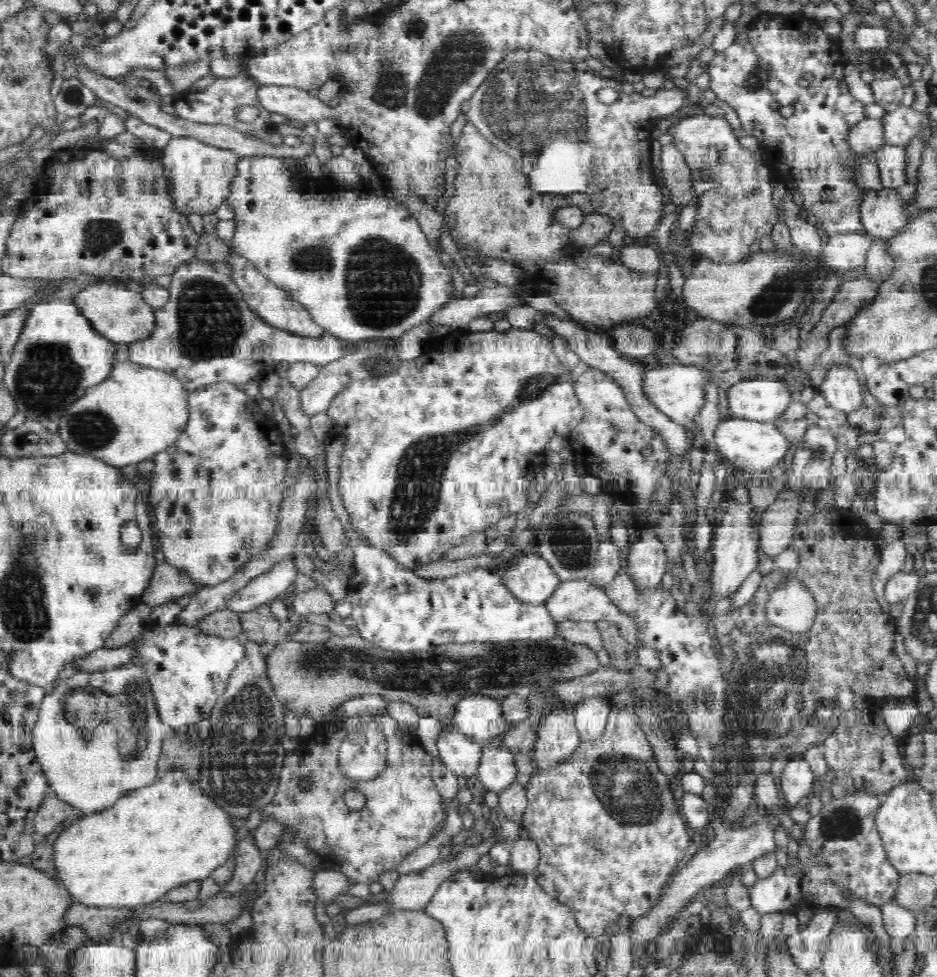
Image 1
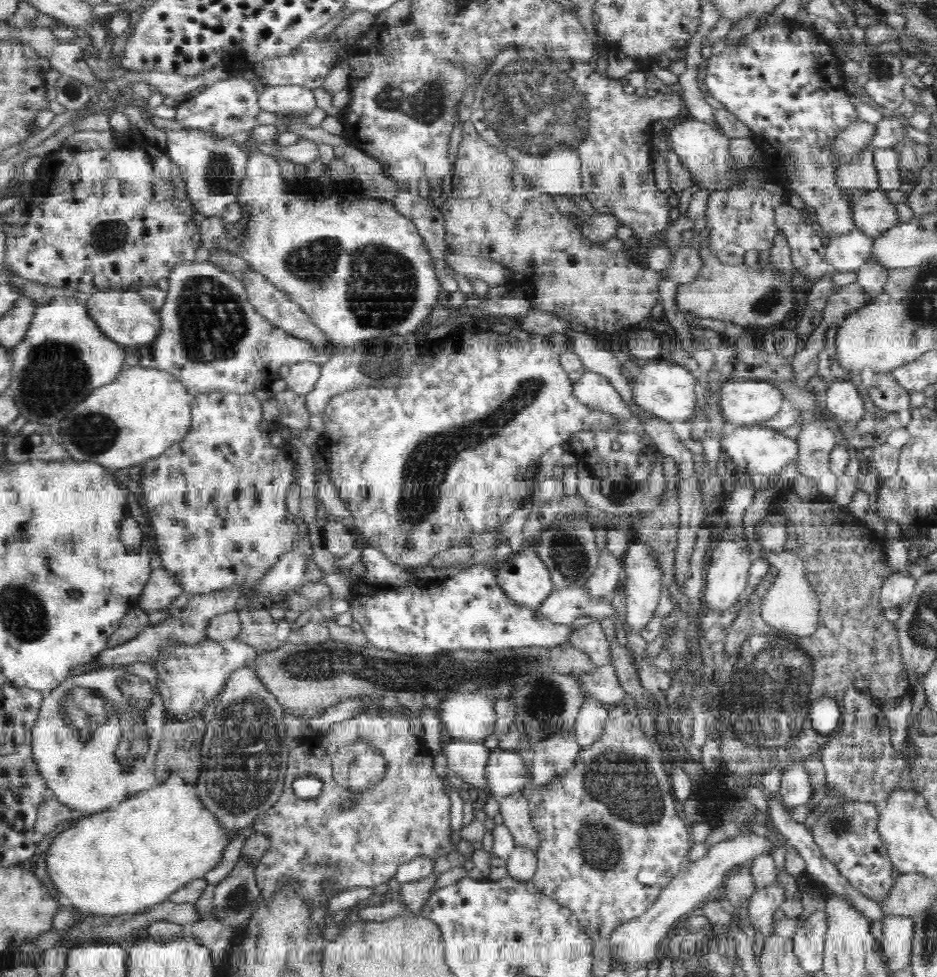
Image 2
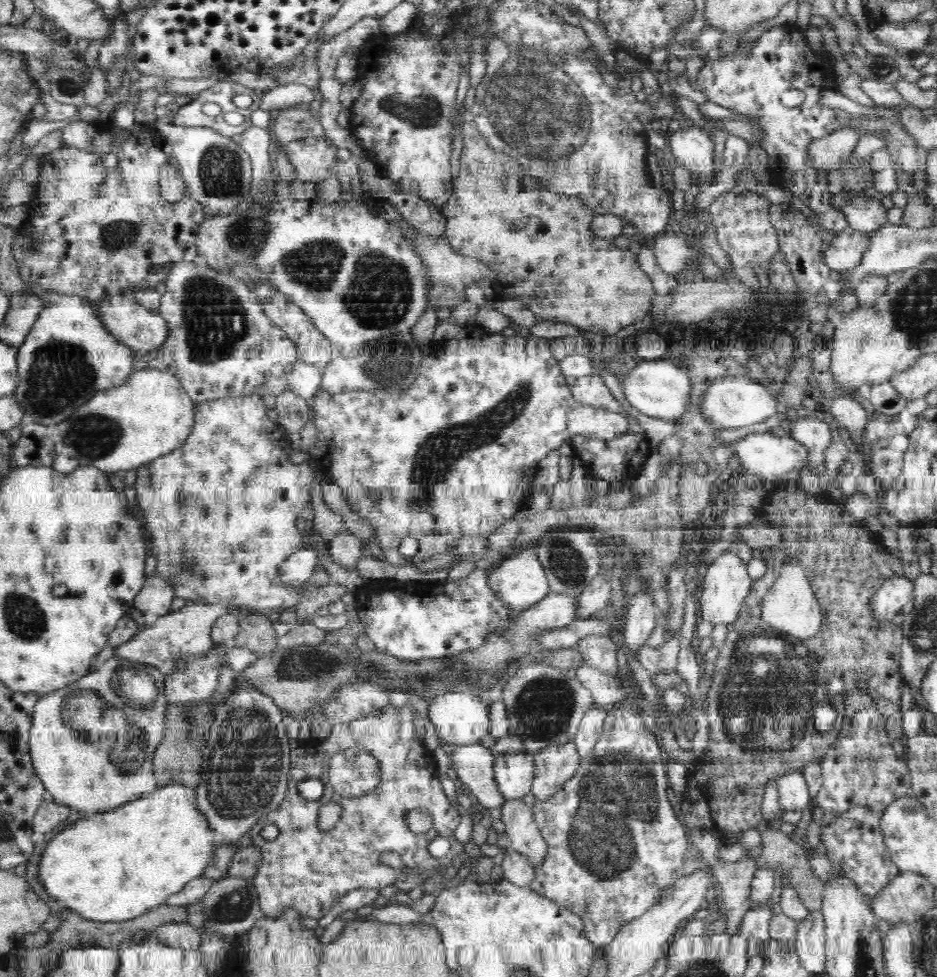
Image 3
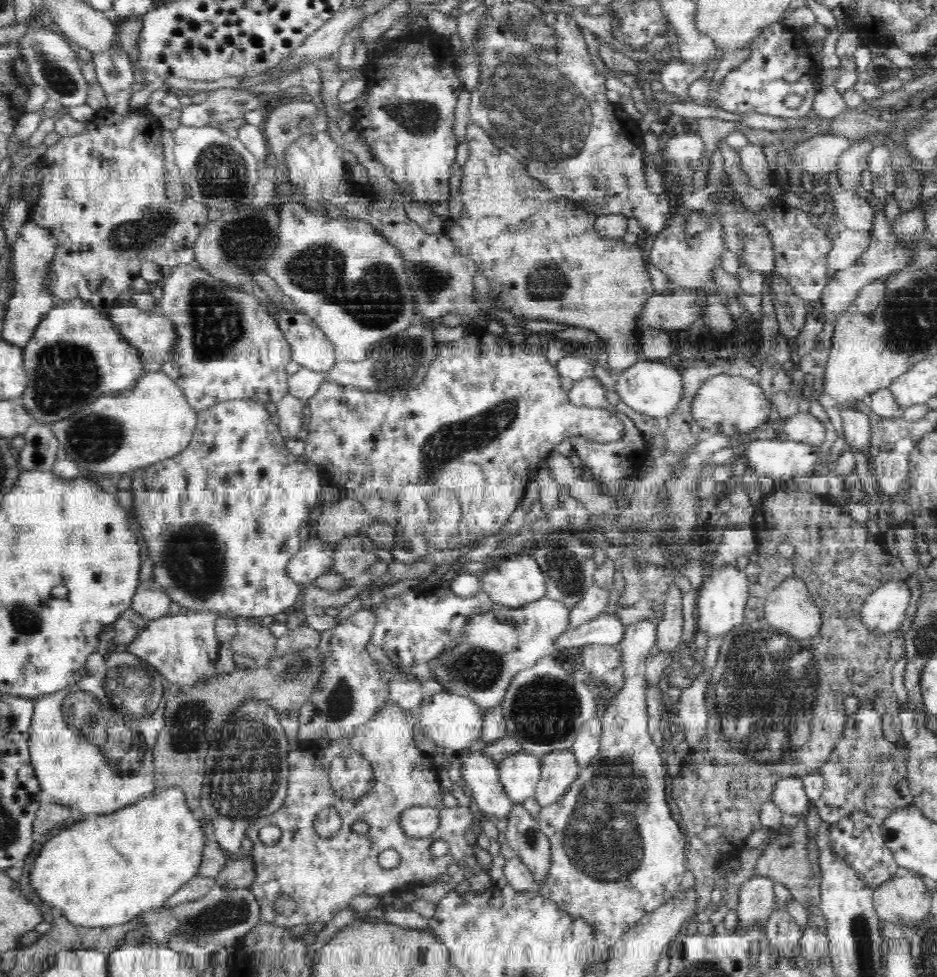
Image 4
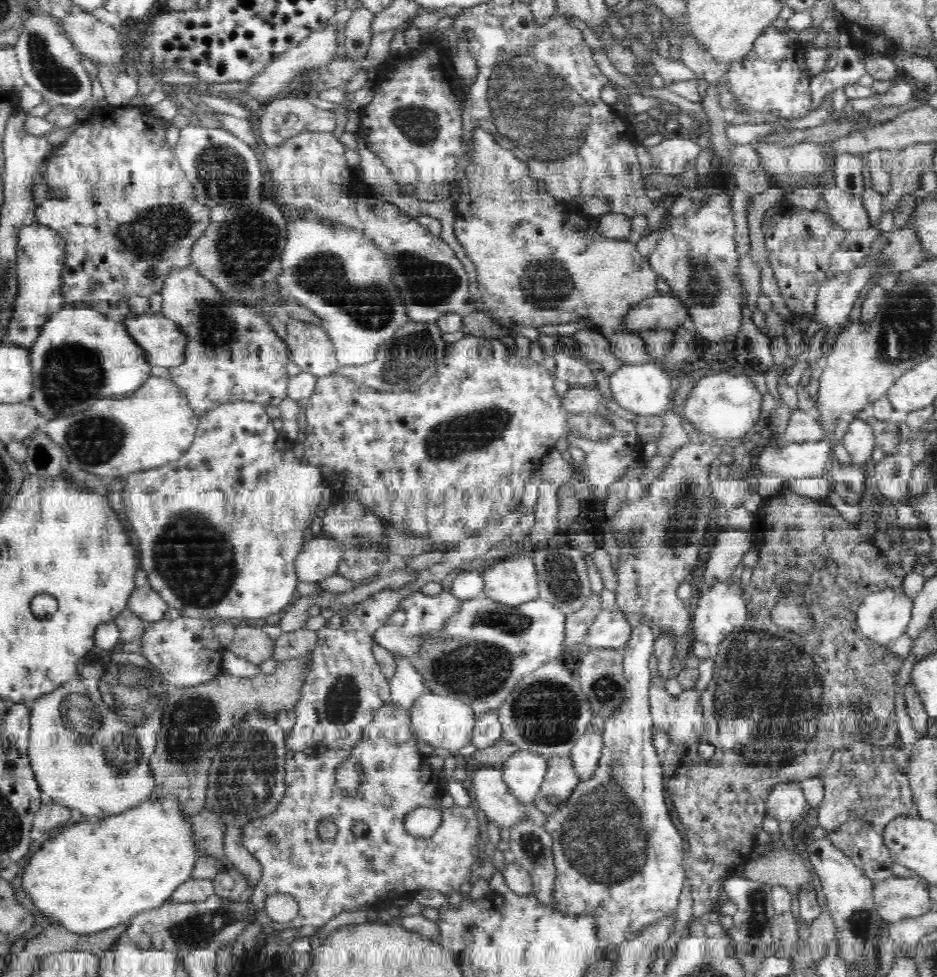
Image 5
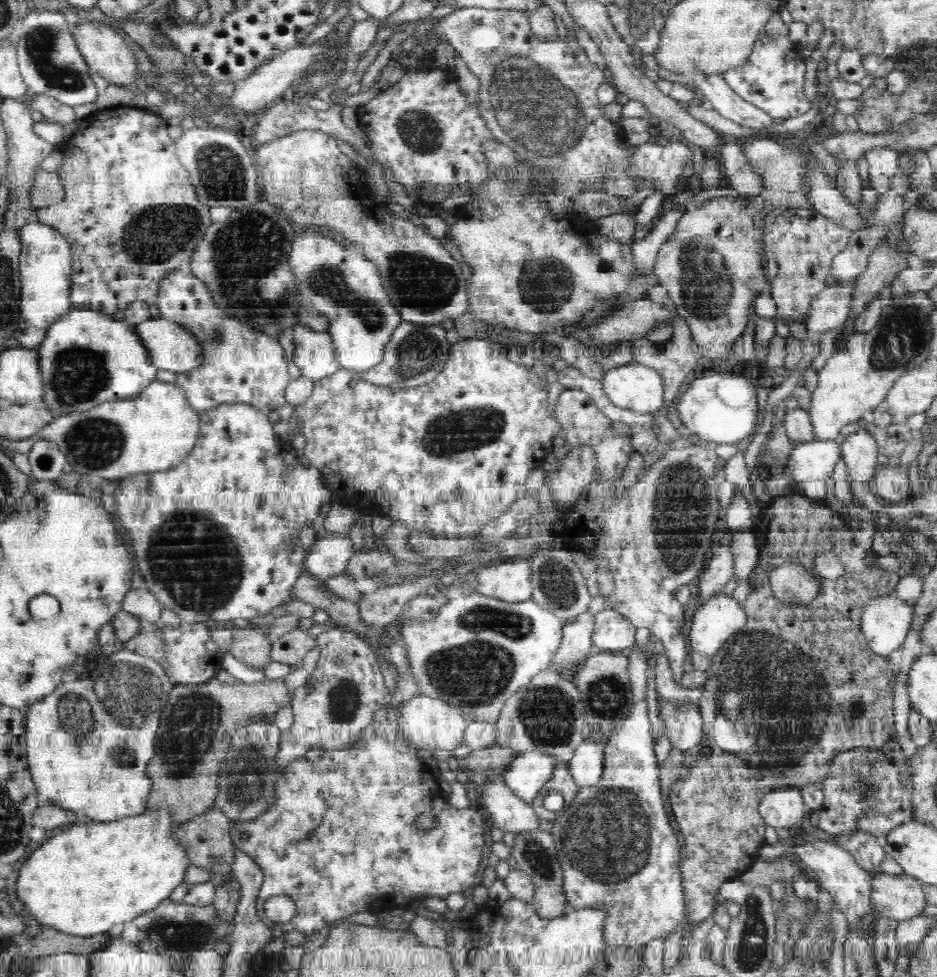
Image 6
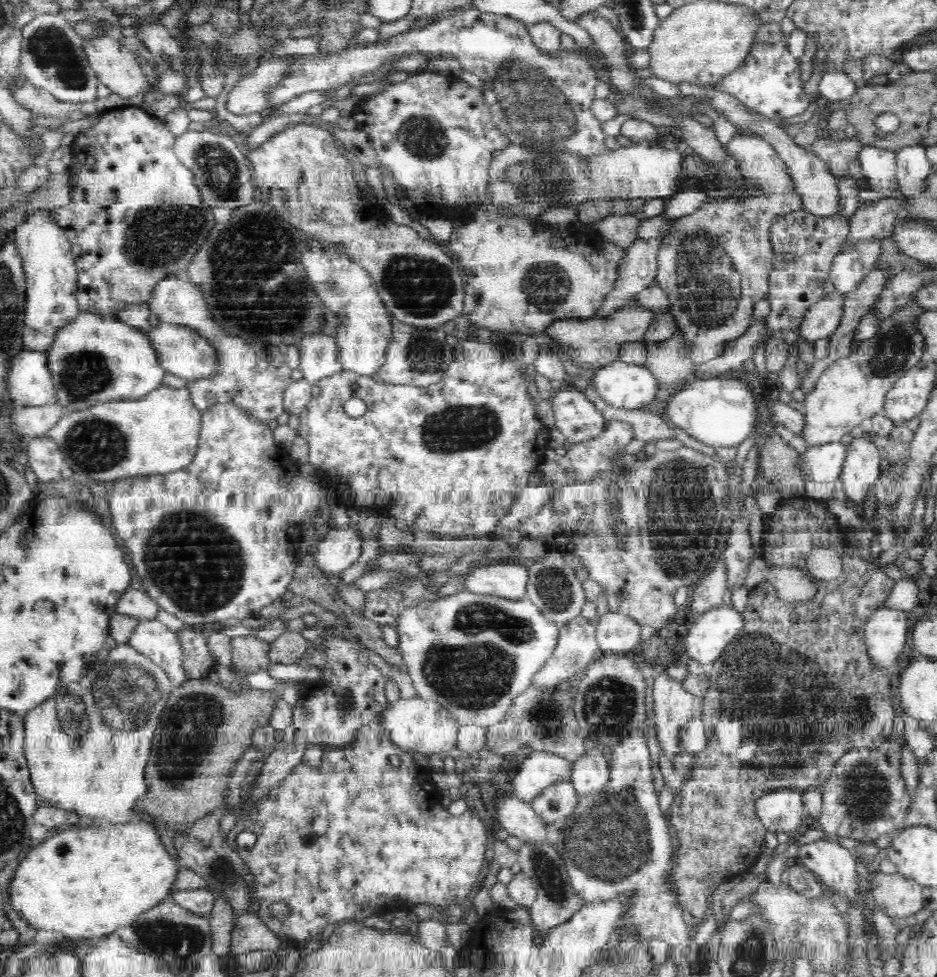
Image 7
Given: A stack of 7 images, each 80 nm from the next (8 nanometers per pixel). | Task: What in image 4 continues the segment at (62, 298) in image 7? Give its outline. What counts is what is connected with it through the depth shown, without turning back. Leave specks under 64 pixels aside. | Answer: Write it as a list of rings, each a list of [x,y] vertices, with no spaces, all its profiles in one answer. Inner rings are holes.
[[[34,222],[22,226],[12,248],[12,265],[15,275],[13,294],[7,301],[1,340],[24,349],[34,336],[38,324],[58,303],[46,287],[46,270],[54,258],[55,240],[47,230]]]

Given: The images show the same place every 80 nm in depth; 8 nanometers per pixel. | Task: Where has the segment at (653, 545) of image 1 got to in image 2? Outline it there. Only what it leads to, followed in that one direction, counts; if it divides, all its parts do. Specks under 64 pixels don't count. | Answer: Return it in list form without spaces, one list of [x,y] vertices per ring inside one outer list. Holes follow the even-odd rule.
[[[630,542],[625,552],[624,566],[626,572],[625,622],[633,632],[642,634],[646,630],[646,624],[652,620],[654,610],[658,606],[662,588],[661,573],[657,569],[657,562],[651,553],[651,548],[641,542]]]

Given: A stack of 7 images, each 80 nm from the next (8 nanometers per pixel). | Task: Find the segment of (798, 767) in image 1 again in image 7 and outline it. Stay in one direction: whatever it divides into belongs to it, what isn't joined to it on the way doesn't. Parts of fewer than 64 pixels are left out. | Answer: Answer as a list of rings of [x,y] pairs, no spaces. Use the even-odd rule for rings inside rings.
[[[790,788],[767,793],[756,802],[762,825],[771,833],[792,833],[806,819],[802,793]]]

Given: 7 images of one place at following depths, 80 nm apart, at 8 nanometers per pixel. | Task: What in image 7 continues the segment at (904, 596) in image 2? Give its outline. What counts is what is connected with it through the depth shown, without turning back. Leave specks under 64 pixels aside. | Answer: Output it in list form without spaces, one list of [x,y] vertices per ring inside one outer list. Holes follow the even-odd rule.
[[[883,605],[868,616],[864,626],[865,645],[874,668],[894,669],[898,656],[906,648],[908,620],[913,616],[913,612],[892,610]]]

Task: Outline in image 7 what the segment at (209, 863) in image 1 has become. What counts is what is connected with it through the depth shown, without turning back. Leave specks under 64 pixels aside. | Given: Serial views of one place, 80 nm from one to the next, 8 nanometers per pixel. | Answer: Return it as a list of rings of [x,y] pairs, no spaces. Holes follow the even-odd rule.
[[[148,822],[116,825],[96,823],[85,828],[72,826],[72,830],[59,832],[41,844],[32,845],[13,874],[8,896],[10,906],[30,927],[38,931],[60,932],[69,940],[90,939],[94,942],[115,933],[144,911],[169,898],[176,872],[176,862],[164,852],[154,826]]]

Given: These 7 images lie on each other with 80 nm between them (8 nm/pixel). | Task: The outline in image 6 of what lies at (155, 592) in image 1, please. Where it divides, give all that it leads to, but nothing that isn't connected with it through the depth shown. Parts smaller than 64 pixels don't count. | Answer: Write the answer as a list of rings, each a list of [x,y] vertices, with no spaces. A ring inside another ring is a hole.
[[[146,587],[140,589],[130,589],[122,601],[121,610],[137,616],[141,621],[160,624],[160,614],[164,606],[158,602]]]

